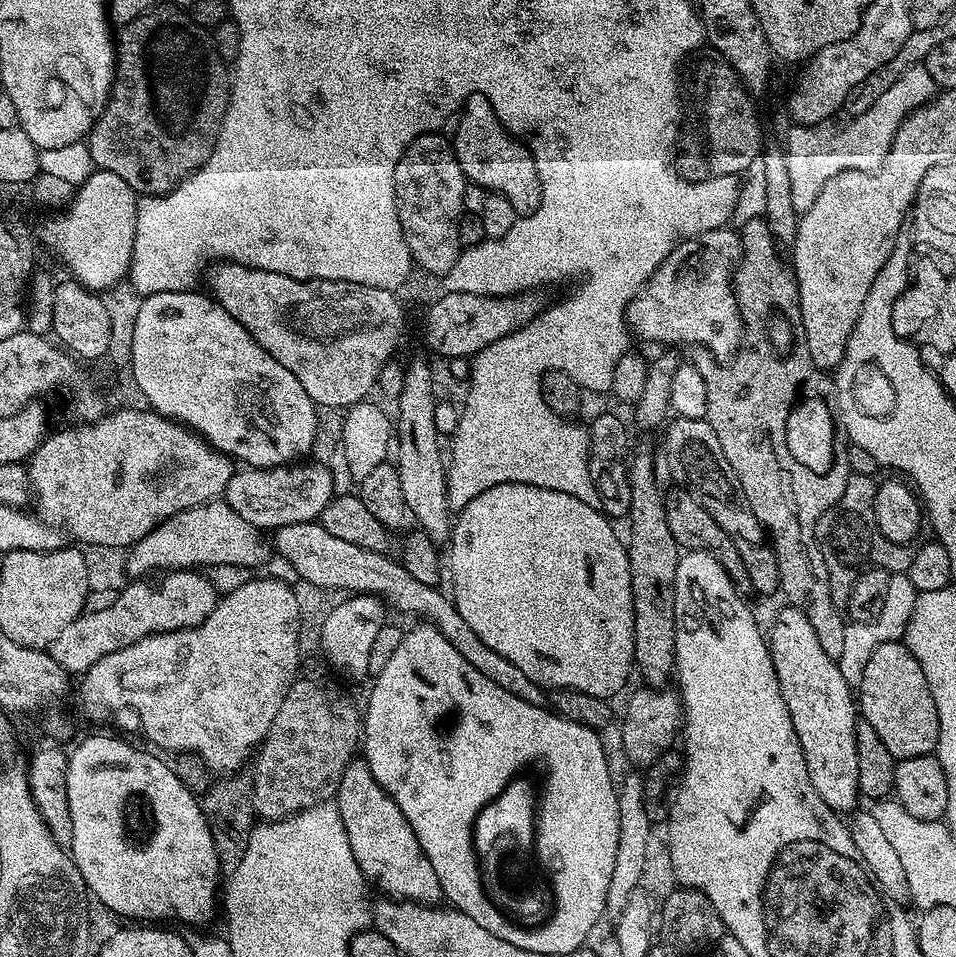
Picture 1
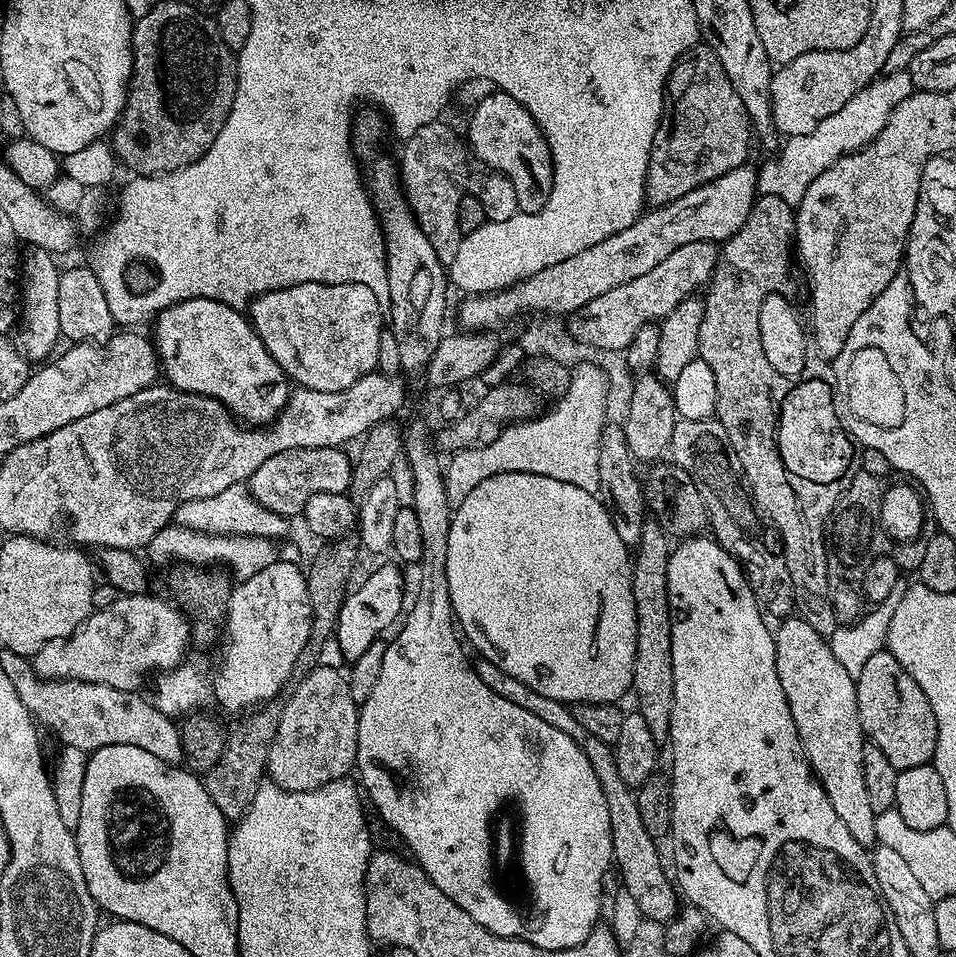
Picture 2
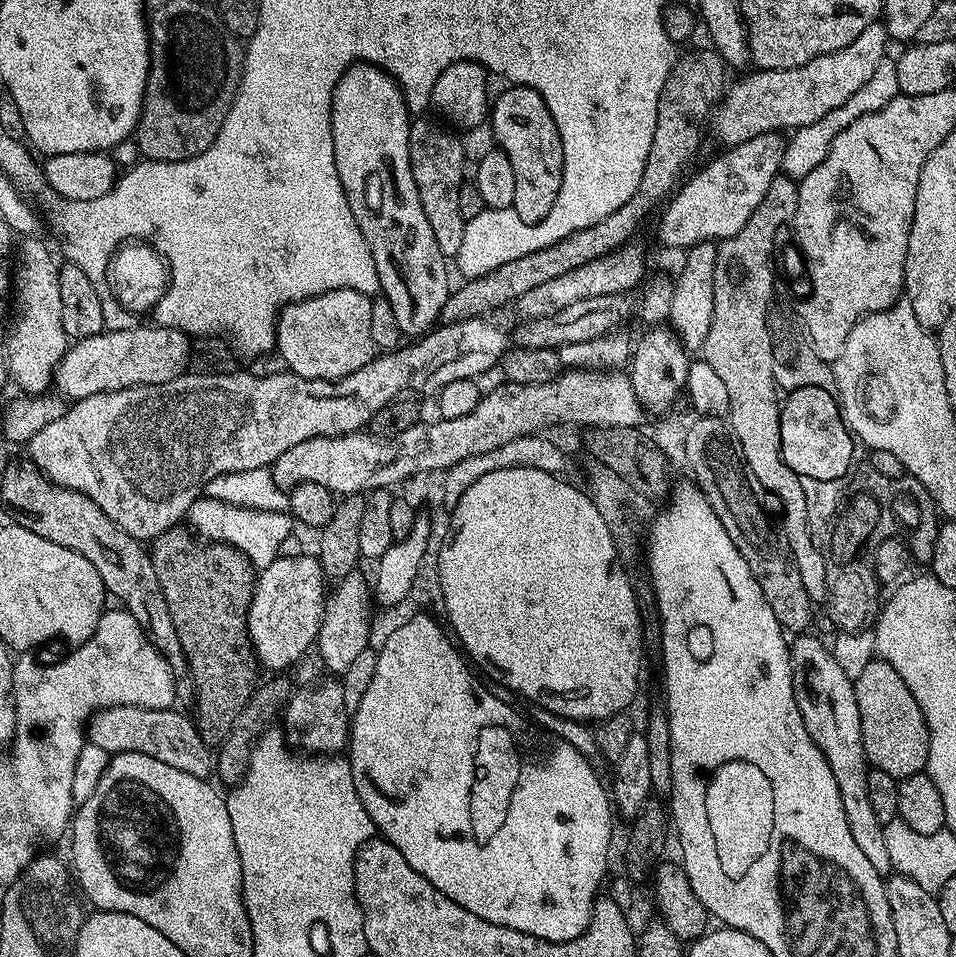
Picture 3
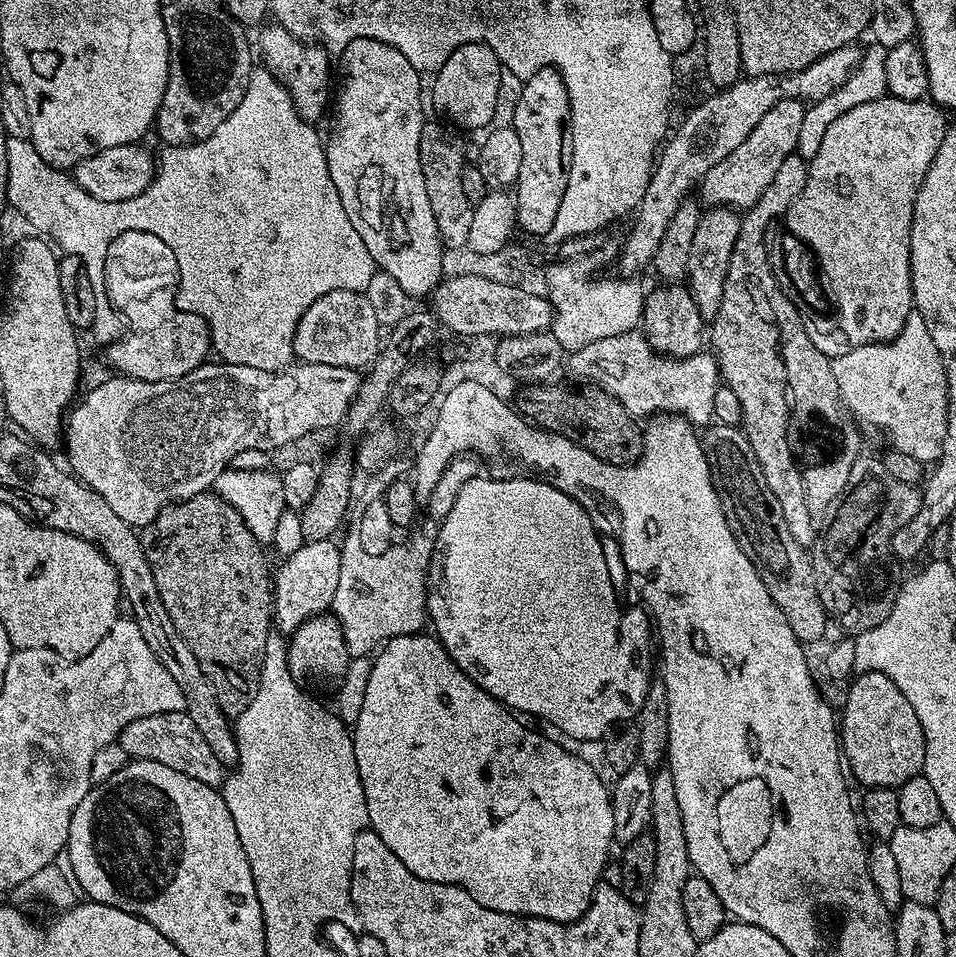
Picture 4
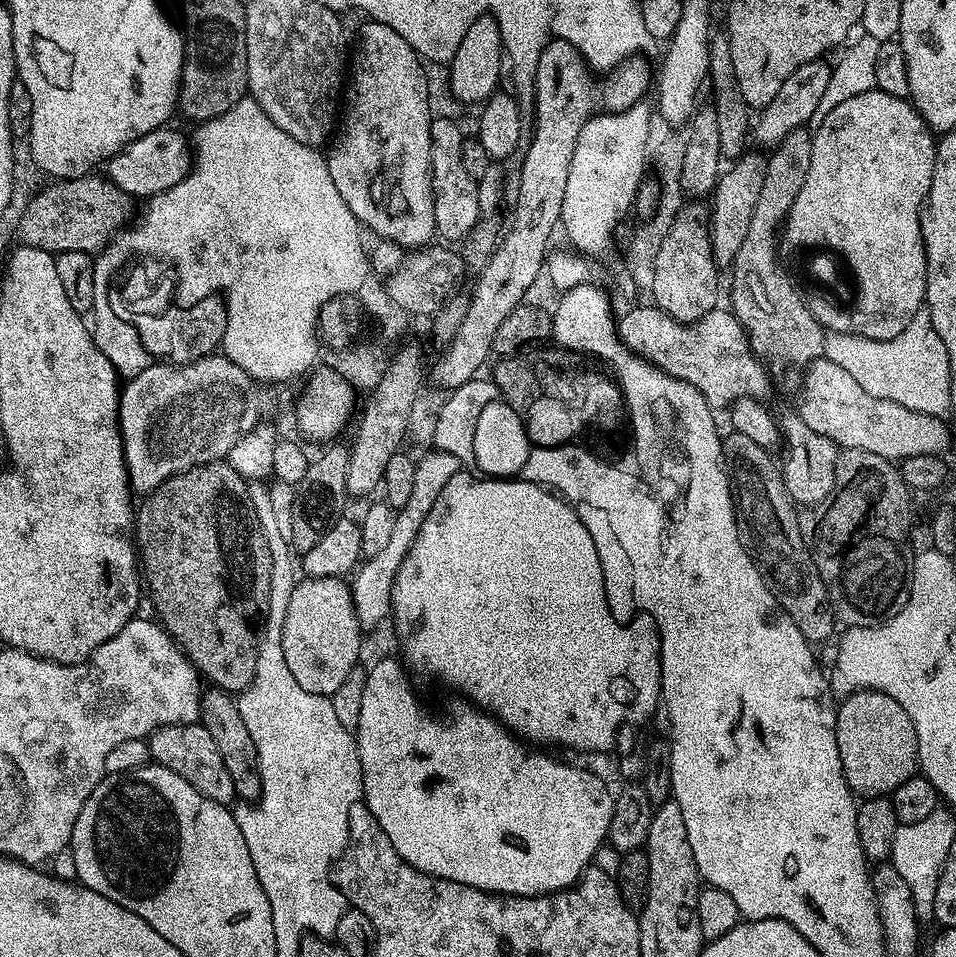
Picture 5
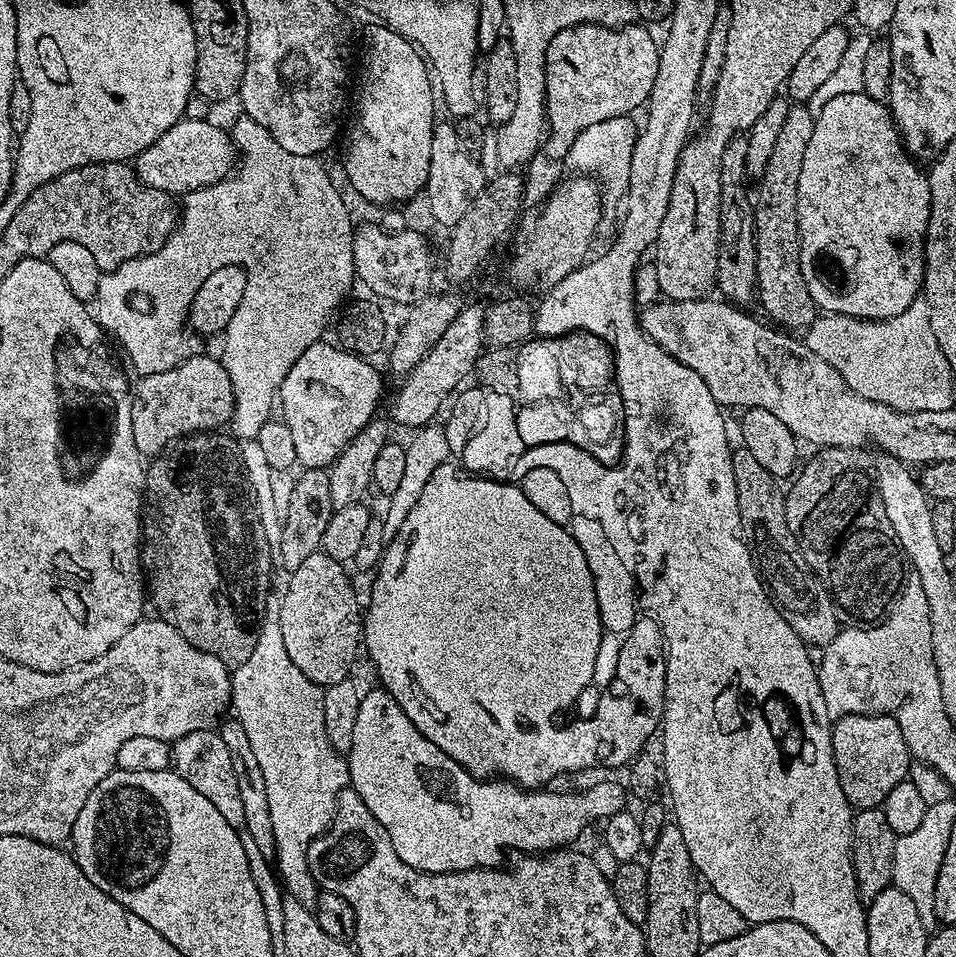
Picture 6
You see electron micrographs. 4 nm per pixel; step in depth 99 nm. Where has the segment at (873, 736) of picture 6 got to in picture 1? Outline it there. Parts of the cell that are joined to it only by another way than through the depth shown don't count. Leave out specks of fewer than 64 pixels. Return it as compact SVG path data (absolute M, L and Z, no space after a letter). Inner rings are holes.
M899 639L877 644L867 653L862 664L862 682L858 685L858 712L862 719L874 726L878 738L882 738L886 750L890 750L897 762L935 753L940 723L934 694L930 694L918 658L914 658L907 644Z

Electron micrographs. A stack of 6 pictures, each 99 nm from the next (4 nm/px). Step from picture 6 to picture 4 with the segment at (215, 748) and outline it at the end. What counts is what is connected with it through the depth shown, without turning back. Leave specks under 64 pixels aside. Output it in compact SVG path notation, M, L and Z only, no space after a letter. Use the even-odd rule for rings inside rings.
M185 711L138 718L120 731L118 743L129 758L162 762L162 766L170 766L170 770L178 770L178 774L186 774L211 788L219 789L226 779L224 764L214 758L214 750L206 746L206 738L202 738Z

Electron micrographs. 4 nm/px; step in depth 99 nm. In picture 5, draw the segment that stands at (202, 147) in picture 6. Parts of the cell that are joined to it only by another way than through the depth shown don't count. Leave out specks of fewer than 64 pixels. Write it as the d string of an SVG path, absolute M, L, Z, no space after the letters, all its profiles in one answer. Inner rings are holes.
M172 126L156 128L150 134L142 134L134 142L130 142L118 154L114 154L106 162L106 176L114 186L133 198L151 198L158 192L170 190L170 186L178 186L188 177L188 171L194 163L190 144L184 141L180 132L175 132Z

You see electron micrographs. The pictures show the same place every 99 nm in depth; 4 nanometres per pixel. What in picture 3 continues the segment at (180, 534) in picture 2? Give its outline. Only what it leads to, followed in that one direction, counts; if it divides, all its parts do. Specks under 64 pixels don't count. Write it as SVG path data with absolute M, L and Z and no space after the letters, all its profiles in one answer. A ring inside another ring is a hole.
M220 500L193 504L186 520L189 525L196 524L194 532L197 537L234 546L250 558L253 568L257 570L270 566L270 562L278 559L281 543L294 534L294 521L288 512L264 512L262 509L236 507Z

